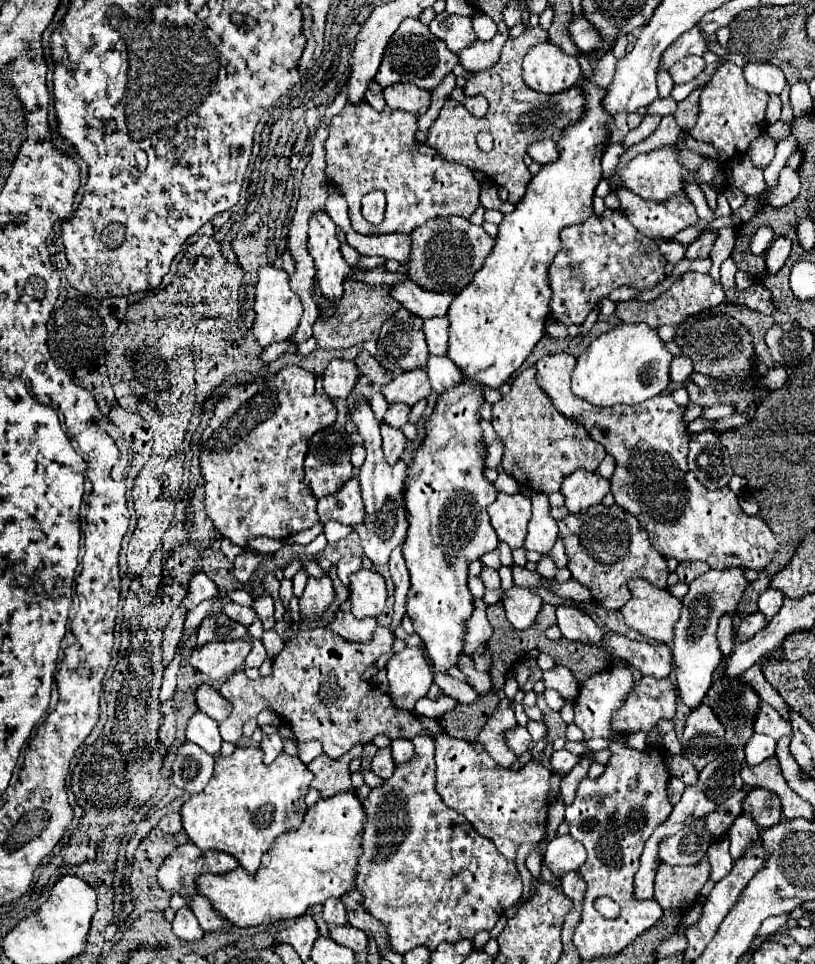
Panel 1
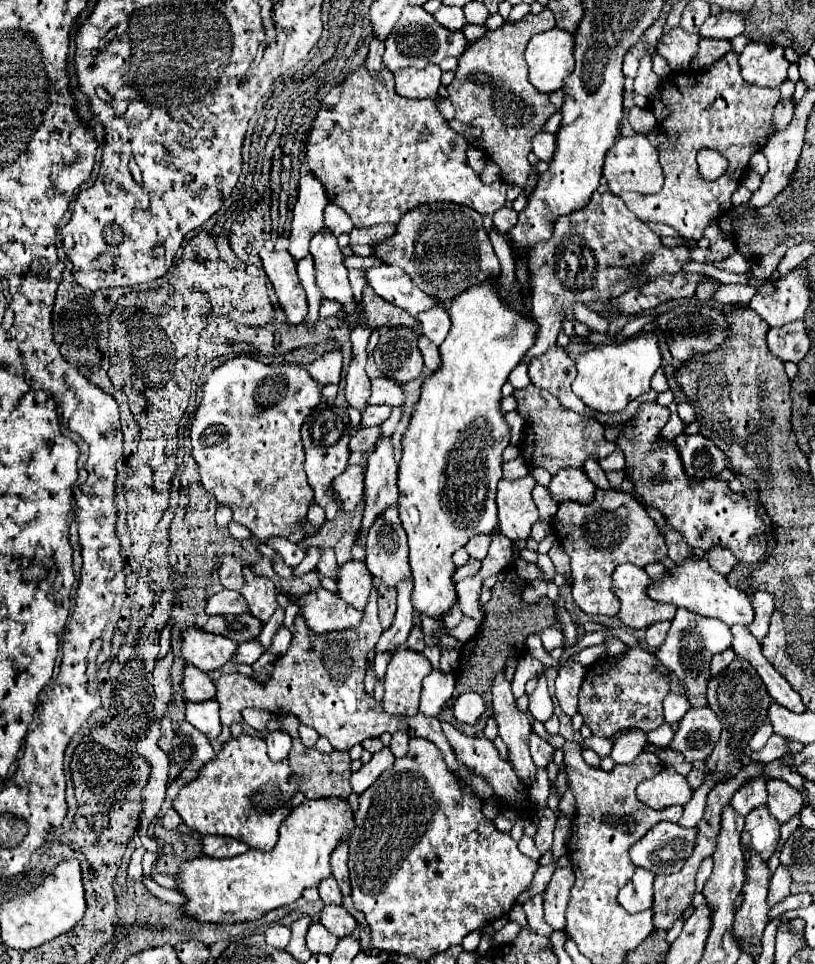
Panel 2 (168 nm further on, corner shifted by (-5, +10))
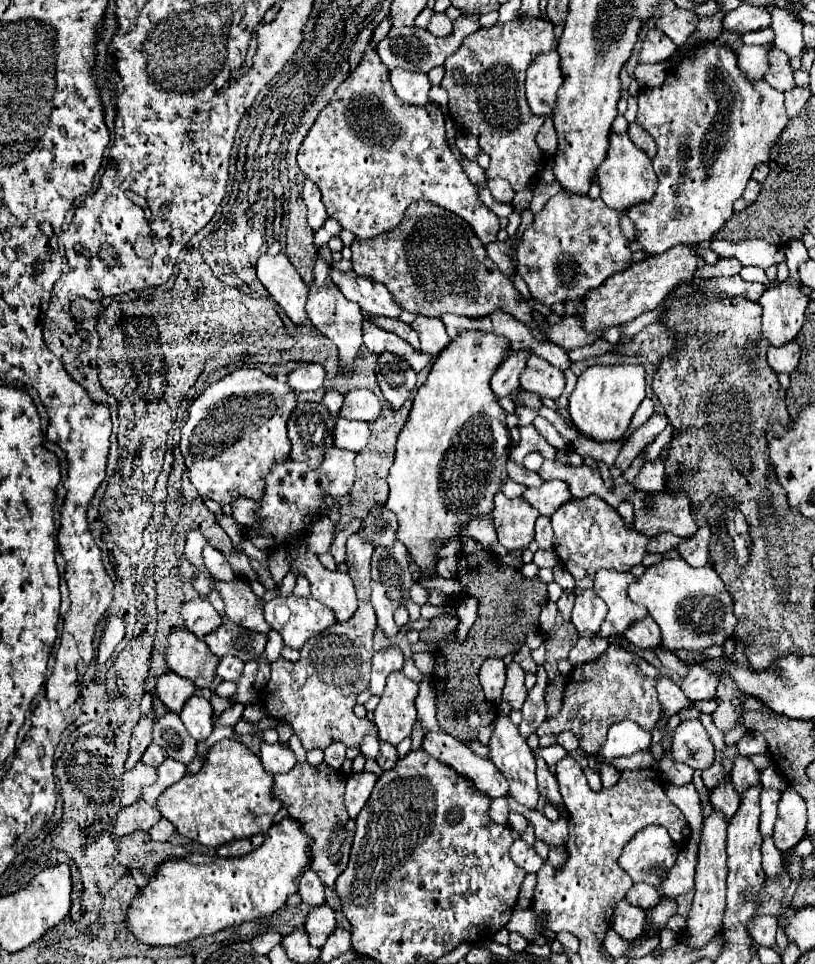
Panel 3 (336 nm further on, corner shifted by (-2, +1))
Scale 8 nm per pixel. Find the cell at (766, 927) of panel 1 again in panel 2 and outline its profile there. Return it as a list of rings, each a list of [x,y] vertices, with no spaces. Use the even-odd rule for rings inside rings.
[[[781,865],[777,867],[777,871],[771,875],[771,883],[769,883],[769,893],[767,893],[767,903],[771,907],[775,907],[777,903],[785,901],[791,893],[789,893],[789,885],[791,885],[791,875],[787,875],[787,869],[783,869]]]

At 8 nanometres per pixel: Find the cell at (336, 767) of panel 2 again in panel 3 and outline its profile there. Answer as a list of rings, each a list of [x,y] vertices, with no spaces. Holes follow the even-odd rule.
[[[308,762],[296,764],[290,772],[274,776],[272,794],[282,802],[282,808],[288,810],[290,818],[300,824],[300,830],[306,832],[314,844],[310,848],[310,868],[320,876],[326,886],[334,886],[336,876],[346,868],[352,848],[354,834],[346,828],[348,812],[344,808],[344,788],[346,776],[334,770],[328,764],[312,766]]]

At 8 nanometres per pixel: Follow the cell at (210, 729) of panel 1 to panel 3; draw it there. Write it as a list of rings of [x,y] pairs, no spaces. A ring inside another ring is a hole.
[[[194,694],[186,700],[180,718],[194,740],[206,740],[212,732],[212,714],[214,710],[210,702],[204,696]]]

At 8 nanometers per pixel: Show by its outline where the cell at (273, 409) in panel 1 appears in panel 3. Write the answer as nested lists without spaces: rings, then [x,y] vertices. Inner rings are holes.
[[[240,368],[208,386],[200,398],[188,408],[188,420],[180,432],[180,452],[184,456],[190,482],[196,486],[202,498],[212,498],[218,504],[232,504],[238,496],[260,500],[264,494],[264,476],[276,460],[286,460],[290,452],[286,436],[286,420],[296,406],[294,394],[288,384],[264,374],[258,368]]]

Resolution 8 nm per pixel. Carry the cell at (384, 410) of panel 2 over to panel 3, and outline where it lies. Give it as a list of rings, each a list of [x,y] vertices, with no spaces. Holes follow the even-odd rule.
[[[338,420],[334,428],[334,446],[342,450],[360,452],[368,444],[368,424],[366,422],[350,422]]]

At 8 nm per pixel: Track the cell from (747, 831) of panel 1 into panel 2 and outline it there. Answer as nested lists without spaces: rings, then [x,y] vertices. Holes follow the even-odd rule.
[[[765,777],[753,779],[749,781],[745,787],[741,787],[733,799],[731,799],[731,807],[735,809],[735,813],[739,813],[741,817],[747,817],[753,809],[761,807],[763,803],[767,803],[767,791],[765,791]]]

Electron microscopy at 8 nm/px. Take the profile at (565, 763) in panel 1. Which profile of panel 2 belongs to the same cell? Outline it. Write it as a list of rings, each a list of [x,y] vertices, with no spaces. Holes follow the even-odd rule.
[[[591,735],[589,739],[583,739],[583,745],[581,745],[581,749],[593,749],[601,757],[607,757],[611,747],[613,747],[611,739],[603,739],[603,737],[595,737],[595,735]]]

